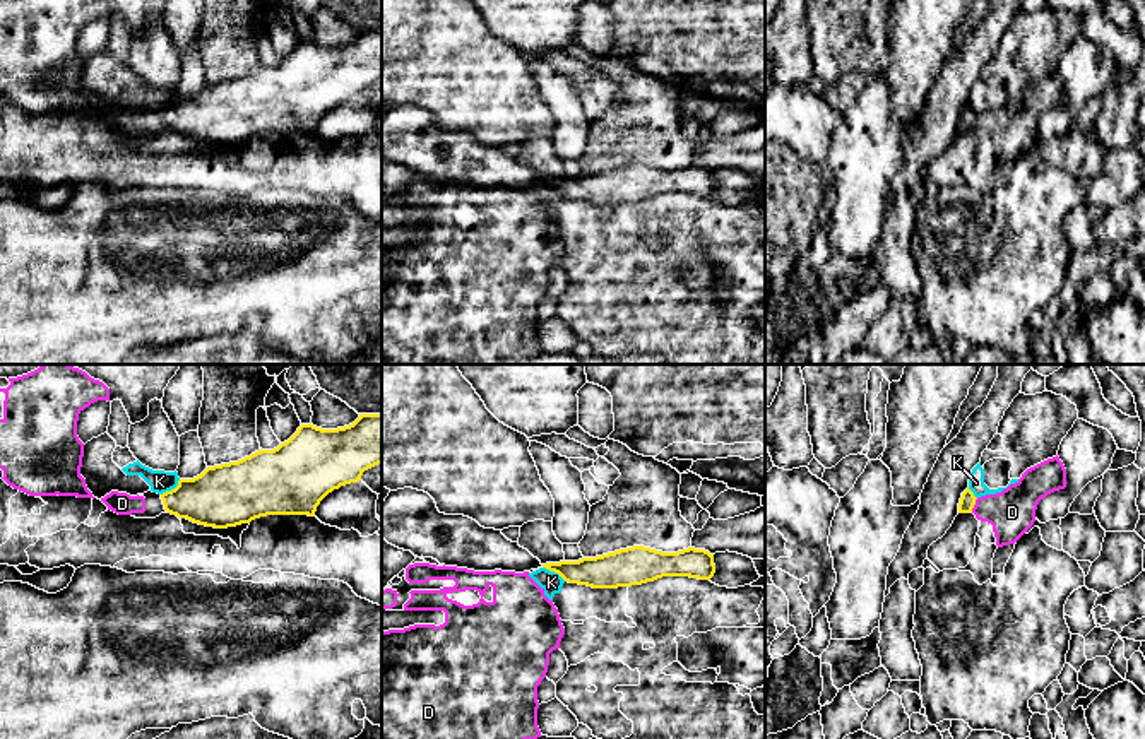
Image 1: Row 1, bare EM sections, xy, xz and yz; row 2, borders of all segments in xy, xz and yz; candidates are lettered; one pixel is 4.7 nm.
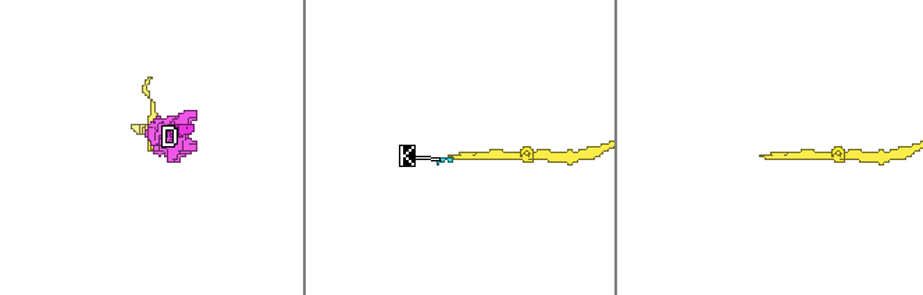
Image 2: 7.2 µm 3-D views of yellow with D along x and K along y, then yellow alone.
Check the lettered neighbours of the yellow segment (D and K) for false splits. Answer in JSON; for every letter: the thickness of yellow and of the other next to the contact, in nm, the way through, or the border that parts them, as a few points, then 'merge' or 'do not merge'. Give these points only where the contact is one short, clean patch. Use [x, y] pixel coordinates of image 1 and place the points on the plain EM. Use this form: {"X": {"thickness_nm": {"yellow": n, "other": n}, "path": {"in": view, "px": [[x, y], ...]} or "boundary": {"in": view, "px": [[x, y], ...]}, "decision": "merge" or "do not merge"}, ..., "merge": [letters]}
{"D": {"thickness_nm": {"yellow": 70, "other": 220}, "path": {"in": "yz", "px": [[967, 117], [974, 120], [984, 125], [1012, 129]]}, "decision": "merge"}, "K": {"thickness_nm": {"yellow": 300, "other": 110}, "boundary": {"in": "xy", "px": [[180, 96], [161, 112]]}, "decision": "do not merge"}, "merge": ["D"]}

